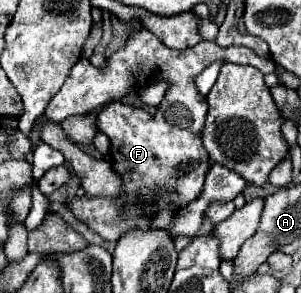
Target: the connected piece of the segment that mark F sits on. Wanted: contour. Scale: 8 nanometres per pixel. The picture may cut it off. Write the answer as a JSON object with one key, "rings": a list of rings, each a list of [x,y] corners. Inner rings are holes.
{"rings":[[[139,25],[131,31],[127,43],[119,51],[115,51],[105,61],[103,67],[95,67],[87,61],[87,57],[81,57],[81,61],[73,67],[61,91],[49,101],[45,115],[55,123],[61,123],[71,115],[93,113],[105,105],[97,113],[95,123],[97,129],[105,133],[111,141],[111,159],[113,159],[111,167],[117,173],[127,175],[123,177],[123,191],[115,199],[89,197],[89,195],[67,199],[67,207],[71,207],[73,213],[79,219],[83,219],[93,231],[97,231],[103,239],[117,241],[125,231],[133,227],[149,229],[151,227],[149,215],[165,209],[167,205],[183,207],[175,223],[169,227],[169,233],[173,237],[175,235],[193,237],[197,235],[197,229],[203,221],[203,211],[211,201],[235,199],[235,195],[239,195],[247,187],[247,181],[239,177],[235,171],[225,169],[223,165],[217,163],[211,167],[209,155],[201,145],[199,133],[205,123],[207,101],[201,93],[197,93],[195,77],[215,61],[253,65],[263,75],[273,73],[275,69],[271,57],[259,57],[251,49],[235,45],[221,49],[215,41],[199,41],[195,47],[175,51],[163,45],[149,29]],[[155,83],[167,83],[167,93],[163,101],[157,105],[153,117],[141,107],[131,107],[117,101],[129,93],[141,93],[143,89]],[[203,183],[205,189],[201,193]],[[193,197],[197,199],[193,201]]]}

